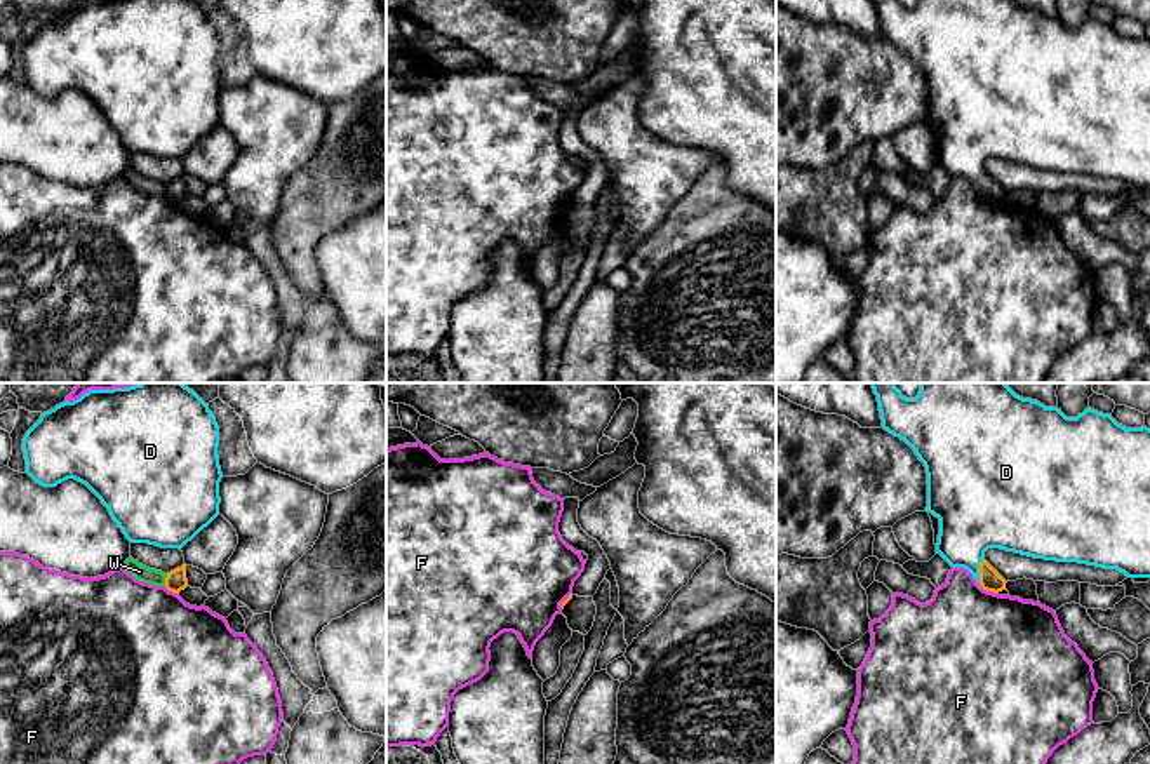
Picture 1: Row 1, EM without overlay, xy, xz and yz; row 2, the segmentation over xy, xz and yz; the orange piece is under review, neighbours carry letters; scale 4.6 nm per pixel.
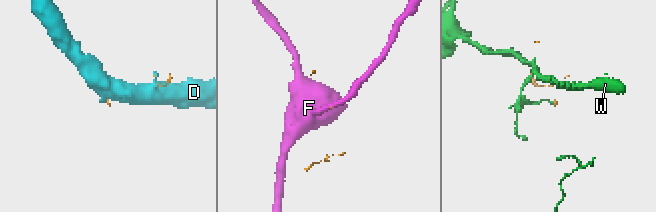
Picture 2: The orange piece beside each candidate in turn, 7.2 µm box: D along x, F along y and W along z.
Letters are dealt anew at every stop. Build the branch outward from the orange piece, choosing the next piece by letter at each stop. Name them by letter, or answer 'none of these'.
D

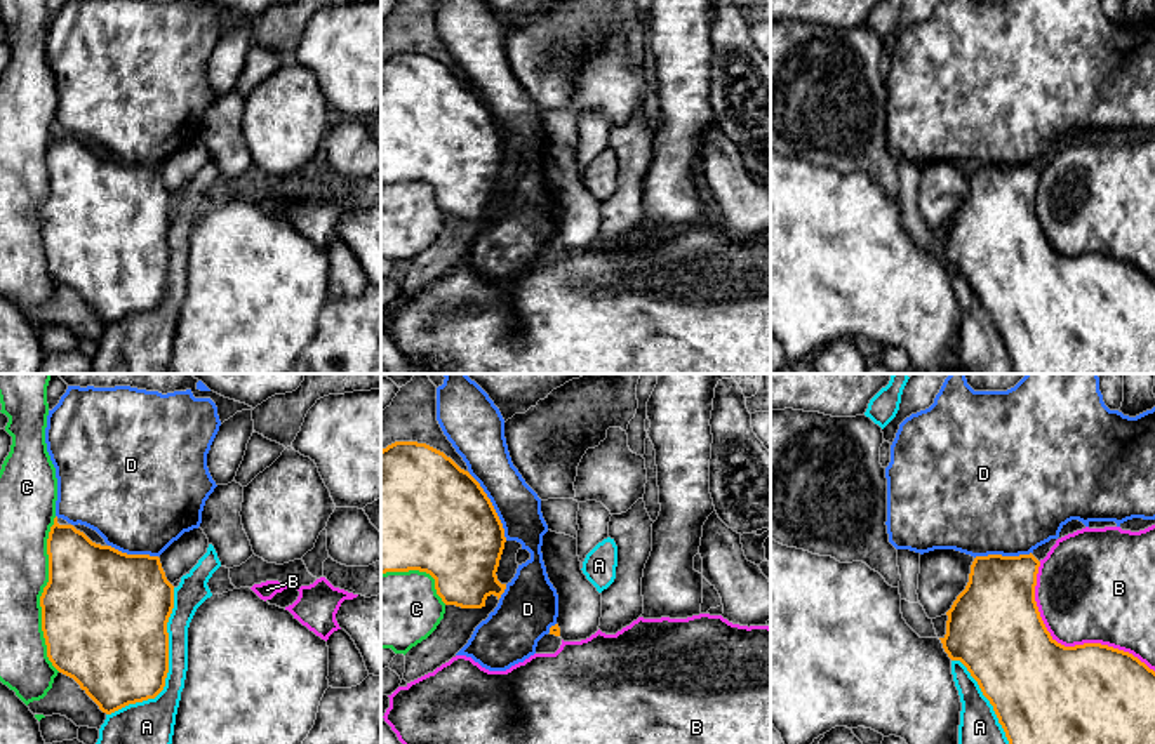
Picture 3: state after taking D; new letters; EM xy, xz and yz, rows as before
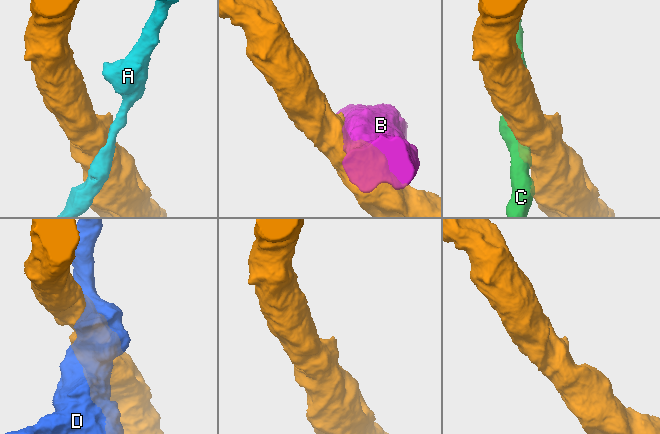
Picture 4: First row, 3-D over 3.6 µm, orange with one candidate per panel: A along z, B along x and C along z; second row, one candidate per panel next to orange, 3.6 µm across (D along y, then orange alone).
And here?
none of these

